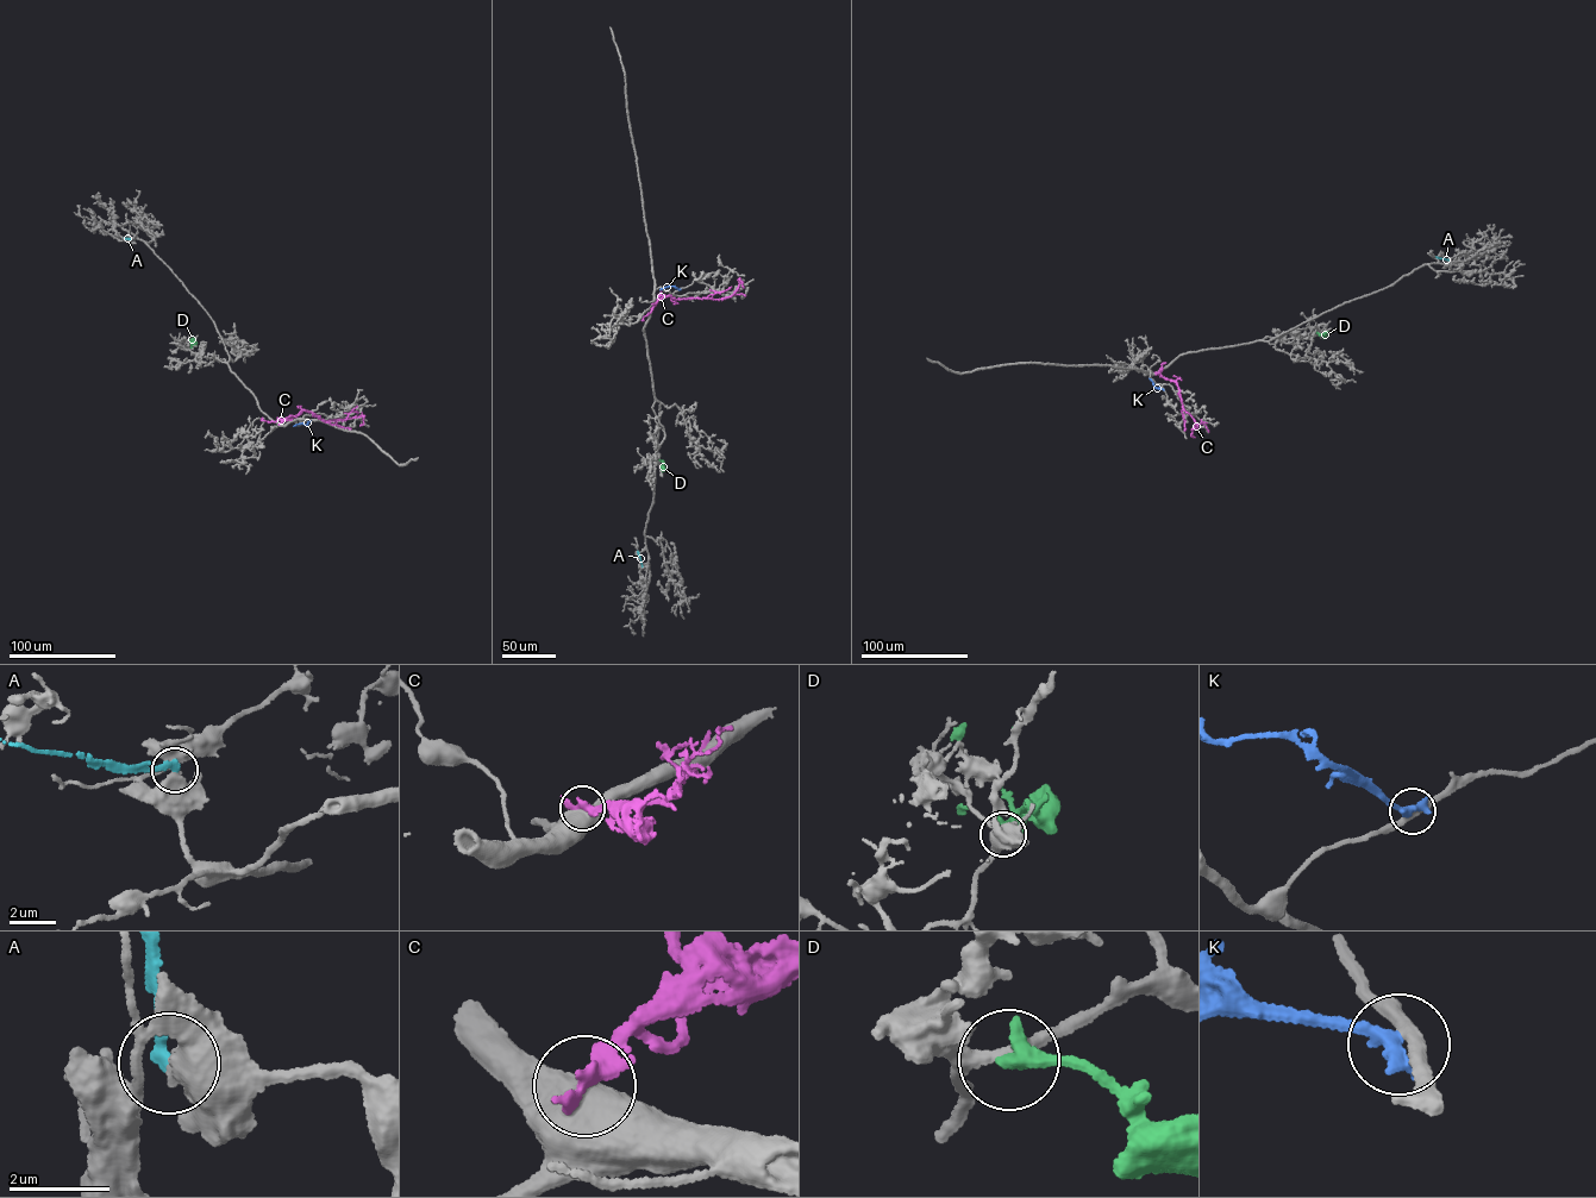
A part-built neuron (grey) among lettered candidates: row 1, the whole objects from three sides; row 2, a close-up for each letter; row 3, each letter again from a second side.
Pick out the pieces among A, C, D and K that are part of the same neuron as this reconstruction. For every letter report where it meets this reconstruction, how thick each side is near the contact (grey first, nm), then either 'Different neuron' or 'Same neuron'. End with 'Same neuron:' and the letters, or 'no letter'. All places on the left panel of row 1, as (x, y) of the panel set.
A: Touches grey at (124, 238). Thickness 600 nm (grey) against 260 nm. Different neuron
C: Touches grey at (279, 424). Thickness 750 nm (grey) against 400 nm. Different neuron
D: Touches grey at (194, 344). Thickness 220 nm (grey) against 400 nm. Different neuron
K: Touches grey at (310, 420). Thickness 280 nm (grey) against 360 nm. Different neuron
Same neuron: no letter

